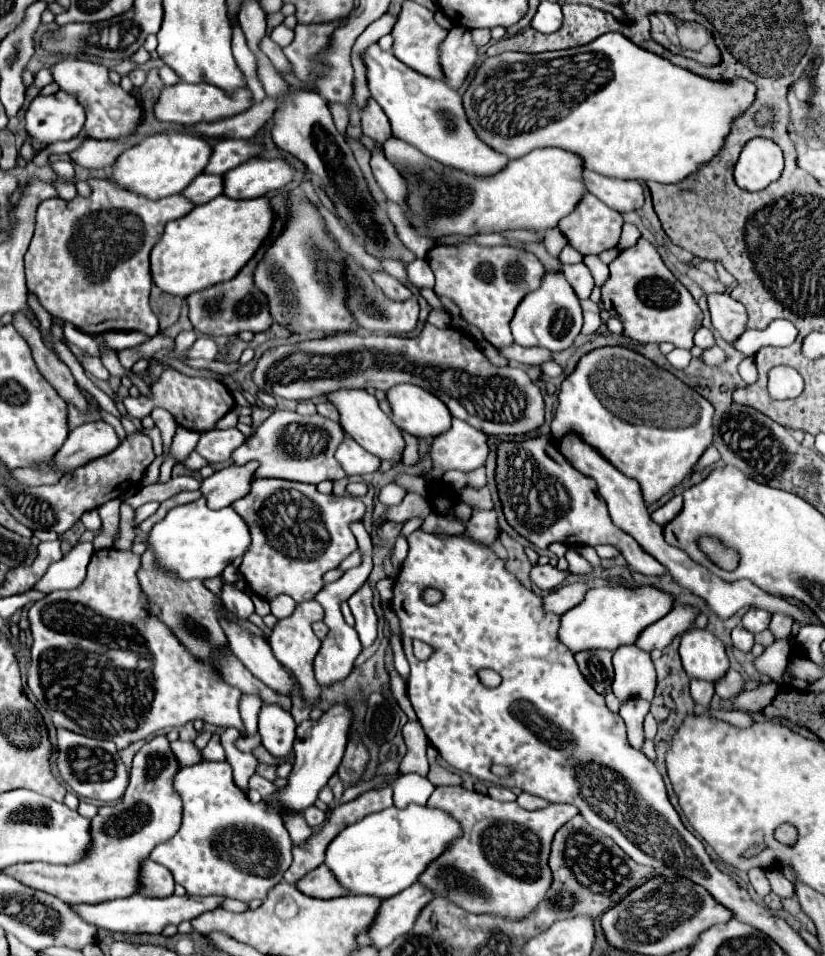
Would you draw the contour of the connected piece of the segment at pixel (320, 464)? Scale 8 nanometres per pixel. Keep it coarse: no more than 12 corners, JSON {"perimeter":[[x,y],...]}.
{"perimeter":[[274,411],[232,453],[256,477],[342,479],[346,433],[322,415]]}

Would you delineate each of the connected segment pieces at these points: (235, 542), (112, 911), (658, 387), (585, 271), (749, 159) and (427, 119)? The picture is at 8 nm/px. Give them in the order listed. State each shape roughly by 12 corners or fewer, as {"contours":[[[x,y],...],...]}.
{"contours":[[[206,499],[150,531],[180,579],[218,577],[250,545],[246,521]],[[132,895],[74,911],[120,933],[162,933],[226,897]],[[630,347],[582,355],[552,435],[650,505],[712,443],[714,407]],[[584,263],[562,265],[562,271],[580,299],[588,299],[594,277]],[[766,137],[746,143],[738,187],[760,191],[780,177],[782,149]],[[378,43],[368,87],[404,139],[442,165],[490,177],[462,95]]]}

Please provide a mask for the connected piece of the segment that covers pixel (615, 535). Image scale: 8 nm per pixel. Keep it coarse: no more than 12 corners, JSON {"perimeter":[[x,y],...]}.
{"perimeter":[[550,435],[496,443],[506,521],[538,549],[616,545],[664,567],[618,529],[596,481]]}

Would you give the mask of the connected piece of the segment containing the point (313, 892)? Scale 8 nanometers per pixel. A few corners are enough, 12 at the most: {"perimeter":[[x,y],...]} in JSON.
{"perimeter":[[326,865],[316,867],[298,885],[316,899],[342,897],[348,891]]}

